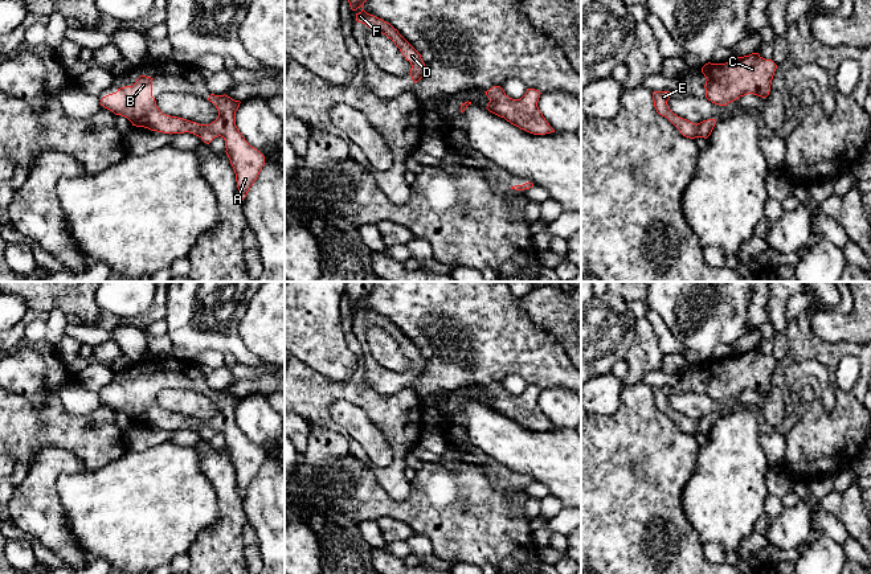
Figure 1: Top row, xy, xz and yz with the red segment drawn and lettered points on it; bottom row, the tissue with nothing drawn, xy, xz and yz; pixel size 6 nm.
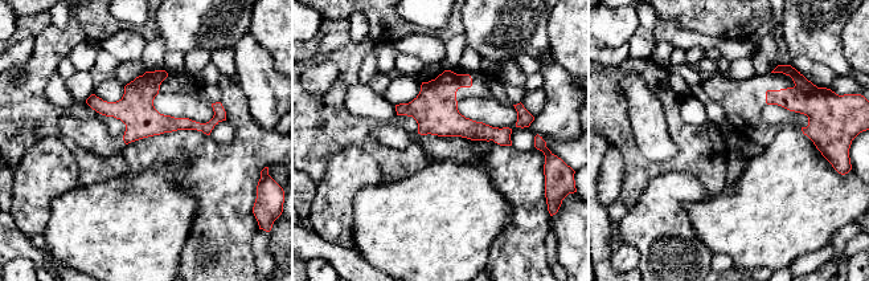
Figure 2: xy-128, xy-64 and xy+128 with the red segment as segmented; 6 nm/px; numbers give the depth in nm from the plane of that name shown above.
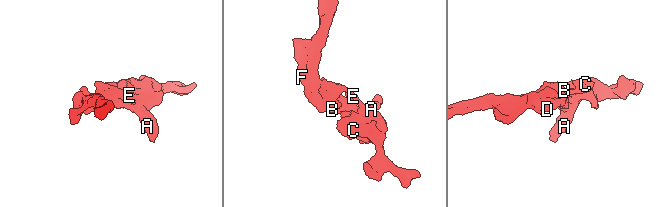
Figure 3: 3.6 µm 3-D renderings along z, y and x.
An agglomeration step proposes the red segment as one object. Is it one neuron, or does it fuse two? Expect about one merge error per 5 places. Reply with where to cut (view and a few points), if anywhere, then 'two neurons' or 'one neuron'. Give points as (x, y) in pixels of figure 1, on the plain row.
no cut | one neuron

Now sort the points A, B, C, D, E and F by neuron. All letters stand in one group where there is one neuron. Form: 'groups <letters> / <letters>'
groups A B C D E F

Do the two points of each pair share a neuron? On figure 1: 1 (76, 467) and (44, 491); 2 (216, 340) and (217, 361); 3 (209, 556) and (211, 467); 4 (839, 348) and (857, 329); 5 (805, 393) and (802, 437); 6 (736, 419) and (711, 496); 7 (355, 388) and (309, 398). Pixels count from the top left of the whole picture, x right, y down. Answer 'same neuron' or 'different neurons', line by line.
1: same neuron
2: different neurons
3: same neuron
4: different neurons
5: different neurons
6: same neuron
7: same neuron

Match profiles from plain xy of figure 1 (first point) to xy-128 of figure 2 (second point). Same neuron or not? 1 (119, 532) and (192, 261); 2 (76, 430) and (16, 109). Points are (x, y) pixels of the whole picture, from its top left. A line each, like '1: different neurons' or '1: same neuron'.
1: different neurons
2: same neuron

